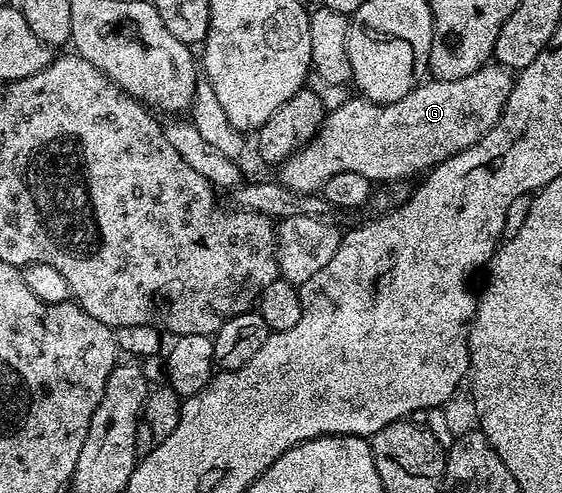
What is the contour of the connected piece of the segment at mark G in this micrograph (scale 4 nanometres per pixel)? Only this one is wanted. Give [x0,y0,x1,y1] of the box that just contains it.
[278,63,512,194]

